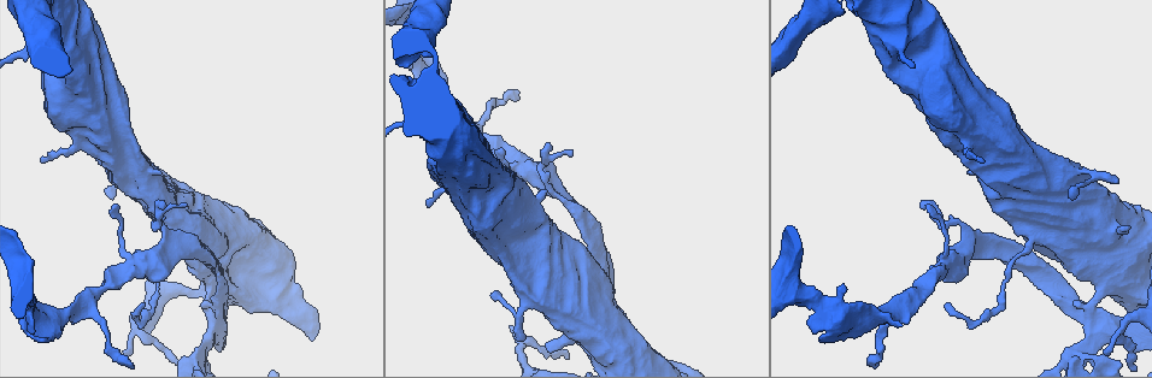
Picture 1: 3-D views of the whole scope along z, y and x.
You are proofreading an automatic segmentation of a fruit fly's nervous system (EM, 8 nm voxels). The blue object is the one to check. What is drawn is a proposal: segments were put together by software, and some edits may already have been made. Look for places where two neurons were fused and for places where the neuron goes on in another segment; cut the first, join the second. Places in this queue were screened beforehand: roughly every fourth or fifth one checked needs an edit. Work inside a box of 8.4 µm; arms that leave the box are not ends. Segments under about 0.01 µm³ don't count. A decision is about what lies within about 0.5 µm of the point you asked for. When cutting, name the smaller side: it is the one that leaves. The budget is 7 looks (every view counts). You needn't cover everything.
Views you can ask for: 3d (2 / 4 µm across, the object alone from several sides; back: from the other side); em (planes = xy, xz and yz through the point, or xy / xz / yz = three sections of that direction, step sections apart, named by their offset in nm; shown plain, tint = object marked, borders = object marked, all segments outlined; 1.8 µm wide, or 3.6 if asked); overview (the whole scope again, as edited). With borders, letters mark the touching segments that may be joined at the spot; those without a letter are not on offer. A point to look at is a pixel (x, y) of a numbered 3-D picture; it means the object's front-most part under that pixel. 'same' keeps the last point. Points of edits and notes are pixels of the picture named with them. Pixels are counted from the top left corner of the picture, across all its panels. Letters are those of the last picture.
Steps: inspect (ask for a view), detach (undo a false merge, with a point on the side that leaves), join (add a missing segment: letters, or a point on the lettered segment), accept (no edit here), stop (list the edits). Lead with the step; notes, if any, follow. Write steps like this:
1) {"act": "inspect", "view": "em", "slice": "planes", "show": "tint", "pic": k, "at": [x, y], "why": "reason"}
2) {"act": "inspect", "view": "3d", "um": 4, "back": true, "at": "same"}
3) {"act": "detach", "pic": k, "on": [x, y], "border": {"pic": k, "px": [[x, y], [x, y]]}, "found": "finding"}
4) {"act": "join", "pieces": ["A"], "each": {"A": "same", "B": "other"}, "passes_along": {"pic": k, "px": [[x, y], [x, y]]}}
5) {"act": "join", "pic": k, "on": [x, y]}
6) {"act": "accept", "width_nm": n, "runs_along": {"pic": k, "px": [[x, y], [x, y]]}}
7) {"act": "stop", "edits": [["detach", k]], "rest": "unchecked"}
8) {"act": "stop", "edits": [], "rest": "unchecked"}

{"act": "inspect", "view": "em", "slice": "yz", "step": 16, "show": "borders", "pic": 1, "at": [419, 37], "why": "abrupt turn"}

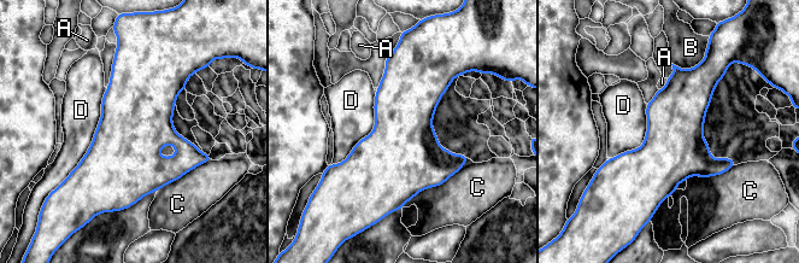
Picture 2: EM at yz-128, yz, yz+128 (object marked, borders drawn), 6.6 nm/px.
{"act": "accept", "width_nm": 400, "each": {"A": "other", "B": "other", "C": "other", "D": "other"}, "border": {"pic": 2, "px": [[106, 88], [93, 140], [66, 177]]}, "found": "continuous, no second neuron"}

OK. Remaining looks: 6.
{"act": "inspect", "view": "em", "slice": "yz", "step": 16, "show": "borders", "pic": 1, "at": [20, 290], "why": "thick turns thin"}

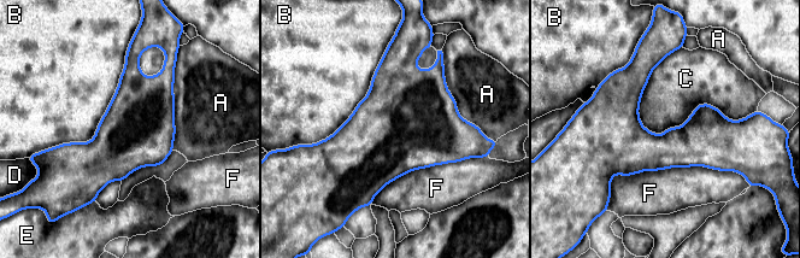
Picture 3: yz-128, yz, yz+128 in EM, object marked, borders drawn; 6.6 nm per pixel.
{"act": "accept", "each": {"A": "other", "B": "other", "C": "other", "D": "other", "E": "other", "F": "other"}, "border": {"pic": 3, "px": [[637, 110], [746, 117]]}, "found": "continuous, no second neuron"}

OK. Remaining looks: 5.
{"act": "inspect", "view": "em", "slice": "xy", "step": 16, "show": "tint", "pic": 1, "at": [1092, 319], "why": "thick turns thin"}

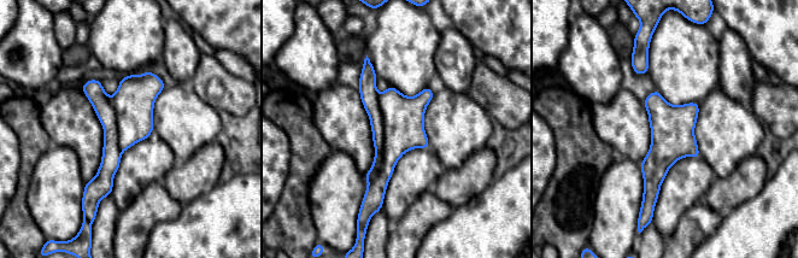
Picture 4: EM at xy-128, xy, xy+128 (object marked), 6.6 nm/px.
{"act": "inspect", "view": "em", "slice": "planes", "show": "borders", "at": "same", "why": "another direction"}

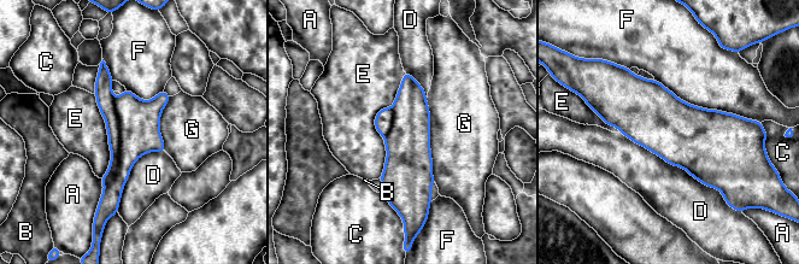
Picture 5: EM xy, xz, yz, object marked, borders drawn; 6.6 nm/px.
{"act": "detach", "pic": 5, "on": [139, 119], "each": {"A": "other", "B": "other", "C": "other", "D": "other", "E": "other", "F": "other", "G": "other"}, "border": {"pic": 5, "px": [[115, 98], [117, 168], [104, 186]]}, "found": "a second neuron is stuck on"}

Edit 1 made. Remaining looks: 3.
{"act": "stop", "edits": [["detach", 5]], "rest": "unchecked"}

